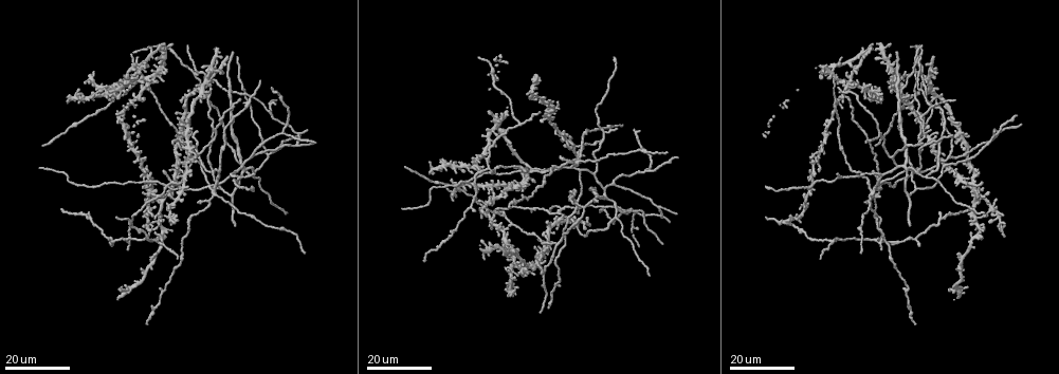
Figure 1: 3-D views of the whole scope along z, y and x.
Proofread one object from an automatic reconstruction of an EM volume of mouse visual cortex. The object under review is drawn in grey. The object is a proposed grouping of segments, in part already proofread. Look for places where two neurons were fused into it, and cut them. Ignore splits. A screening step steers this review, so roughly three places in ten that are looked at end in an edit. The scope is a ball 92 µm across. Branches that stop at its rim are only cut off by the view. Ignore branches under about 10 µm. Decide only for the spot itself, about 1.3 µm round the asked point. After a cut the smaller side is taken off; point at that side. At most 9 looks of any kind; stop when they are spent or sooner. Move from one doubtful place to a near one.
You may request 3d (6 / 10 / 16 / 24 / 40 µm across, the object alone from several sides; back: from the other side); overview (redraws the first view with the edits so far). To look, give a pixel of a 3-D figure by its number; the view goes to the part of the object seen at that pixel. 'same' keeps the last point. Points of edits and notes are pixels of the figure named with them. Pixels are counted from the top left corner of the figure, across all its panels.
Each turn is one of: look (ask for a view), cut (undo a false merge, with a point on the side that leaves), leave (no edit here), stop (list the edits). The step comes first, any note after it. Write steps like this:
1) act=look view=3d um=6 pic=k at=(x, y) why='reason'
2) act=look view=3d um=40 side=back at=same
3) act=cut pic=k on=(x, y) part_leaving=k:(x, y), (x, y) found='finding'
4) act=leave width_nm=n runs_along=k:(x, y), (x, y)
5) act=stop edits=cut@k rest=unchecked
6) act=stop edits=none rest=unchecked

act=look view=3d um=16 pic=1 at=(912, 172) why='four or more arms meet'

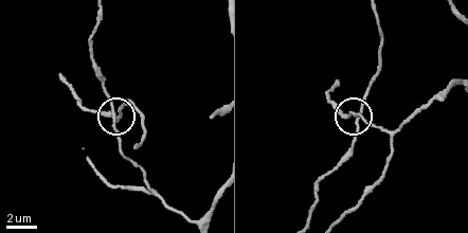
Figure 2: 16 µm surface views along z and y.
act=look view=3d um=10 pic=2 at=(114, 112) why='zoom in'

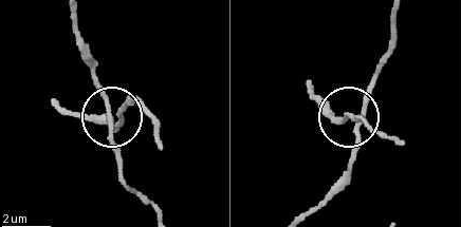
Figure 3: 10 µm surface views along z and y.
act=leave arms=4 found='continuous, no second neuron'

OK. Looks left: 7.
act=look view=3d um=24 pic=1 at=(873, 188)

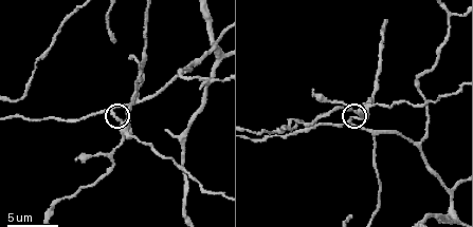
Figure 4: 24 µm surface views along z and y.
act=look view=3d um=6 pic=4 at=(349, 123)

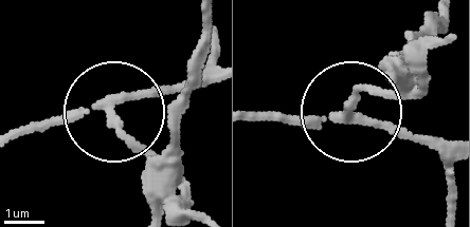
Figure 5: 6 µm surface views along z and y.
act=look view=3d um=6 side=back pic=5 at=(350, 104)

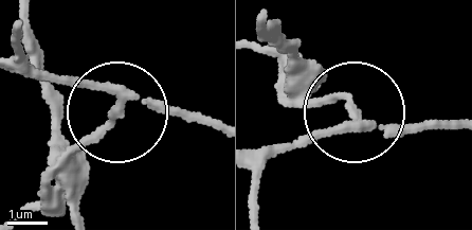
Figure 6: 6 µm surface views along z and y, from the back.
act=cut pic=6 on=(88, 142) width_nm=190 part_leaving=6:(121, 98), (73, 155), (70, 206) found='two neurons meet here'

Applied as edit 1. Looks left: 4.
act=look view=3d um=16 pic=1 at=(560, 239)

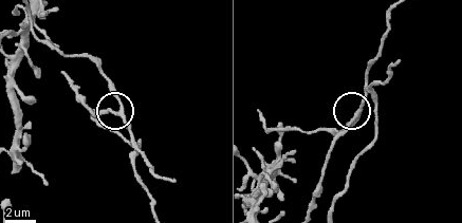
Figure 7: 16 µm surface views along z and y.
act=look view=3d um=6 pic=7 at=(119, 107)

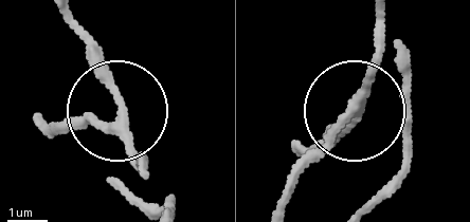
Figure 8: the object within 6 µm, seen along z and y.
act=leave arms=3 found='all the same neuron'

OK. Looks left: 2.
act=look view=3d um=16 pic=1 at=(166, 185) why='four arms meet'

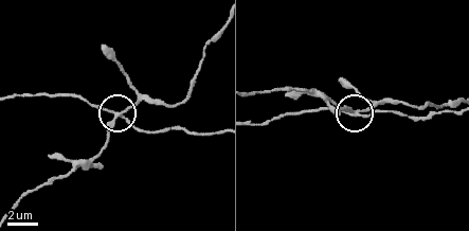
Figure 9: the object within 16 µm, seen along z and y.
act=look view=3d um=10 pic=9 at=(125, 112)

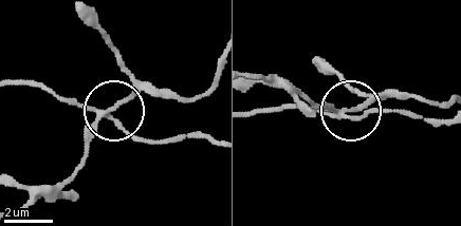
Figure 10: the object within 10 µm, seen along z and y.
act=cut pic=10 on=(133, 98) side_arm_um=44 part_leaving=10:(338, 109), (314, 107), (295, 93), (253, 78) found='a second neuron is stuck on'

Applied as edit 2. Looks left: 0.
act=stop edits=cut@6,cut@10 rest=unchecked

